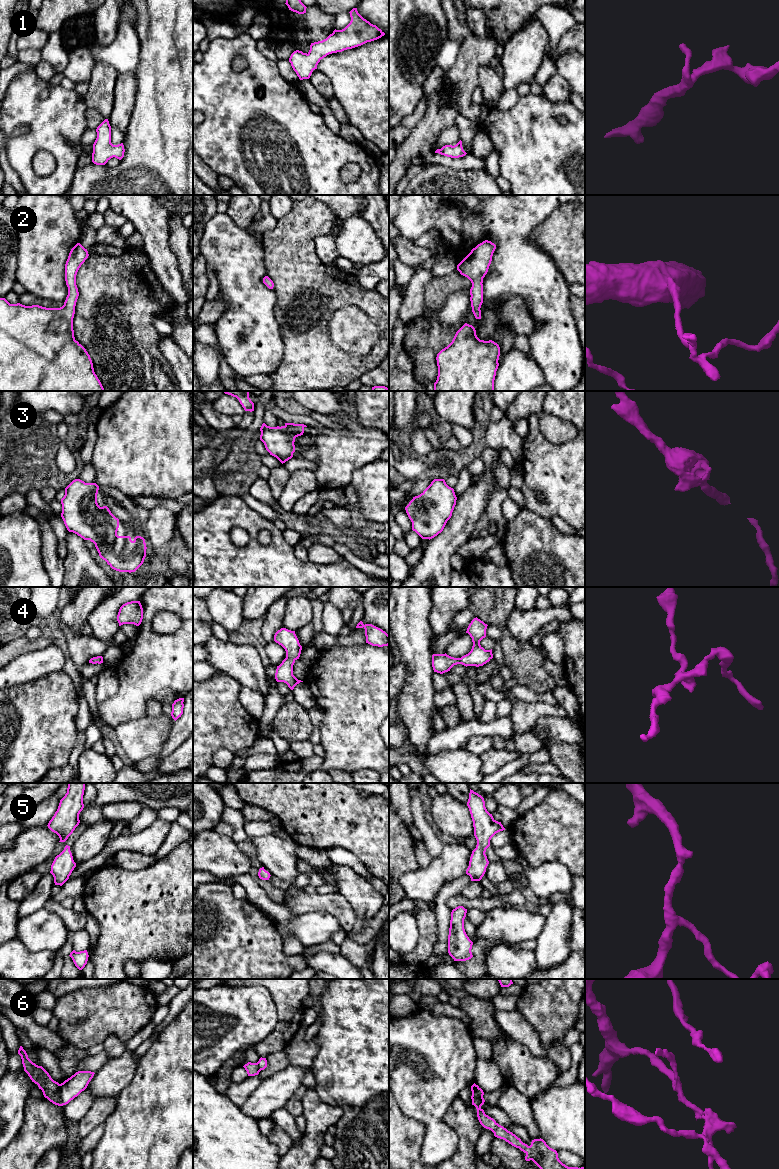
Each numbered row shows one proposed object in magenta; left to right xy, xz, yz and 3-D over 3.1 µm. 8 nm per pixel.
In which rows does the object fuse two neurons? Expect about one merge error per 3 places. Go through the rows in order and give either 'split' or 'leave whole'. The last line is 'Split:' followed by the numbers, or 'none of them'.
1: leave whole
2: leave whole
3: leave whole
4: leave whole
5: leave whole
6: split
Split: 6

